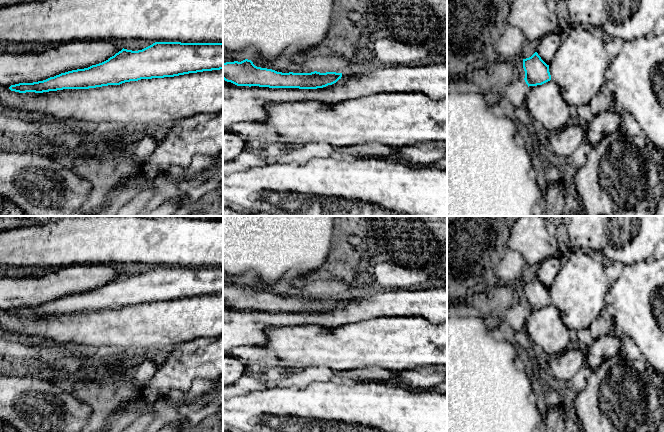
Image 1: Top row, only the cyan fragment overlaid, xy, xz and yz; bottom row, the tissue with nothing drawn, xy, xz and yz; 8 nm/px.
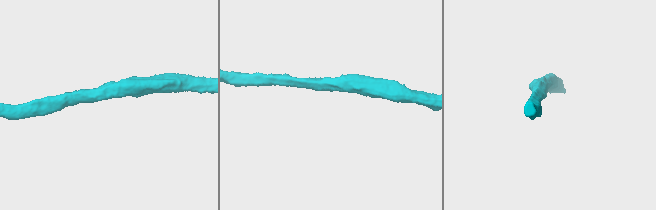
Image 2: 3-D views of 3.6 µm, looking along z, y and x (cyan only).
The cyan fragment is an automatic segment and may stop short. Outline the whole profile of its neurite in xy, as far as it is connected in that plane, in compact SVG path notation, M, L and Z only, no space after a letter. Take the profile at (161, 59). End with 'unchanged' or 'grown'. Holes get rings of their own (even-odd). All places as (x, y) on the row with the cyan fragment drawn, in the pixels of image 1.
M155 42L138 51L123 48L108 60L88 68L43 81L11 85L9 89L19 93L89 89L220 69L223 69L223 43Z; unchanged

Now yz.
M535 52L531 57L523 59L525 82L529 86L542 85L551 80L549 65Z; unchanged

